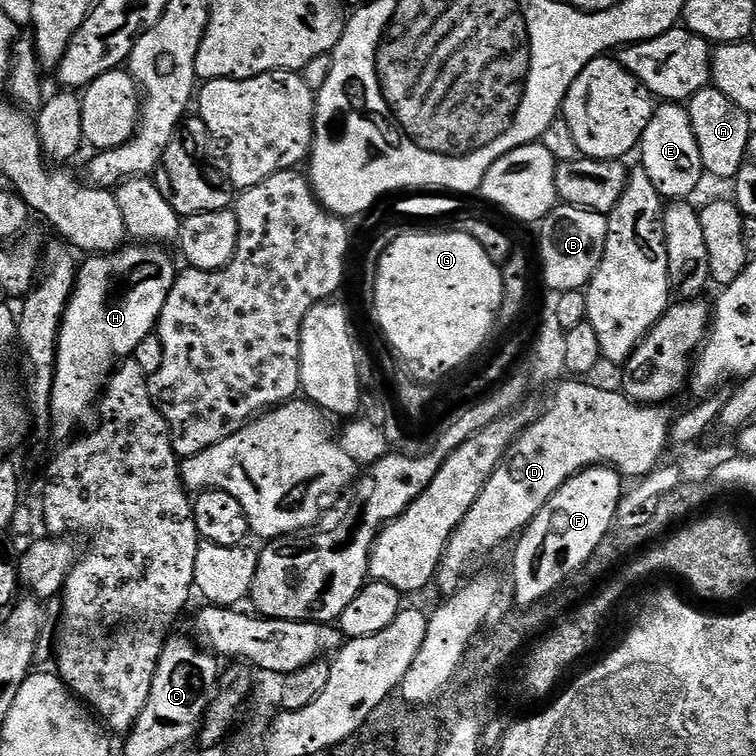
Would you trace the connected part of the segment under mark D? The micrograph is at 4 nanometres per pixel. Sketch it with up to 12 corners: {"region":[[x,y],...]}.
{"region":[[557,383],[448,539],[435,587],[585,468],[655,471],[674,416]]}

